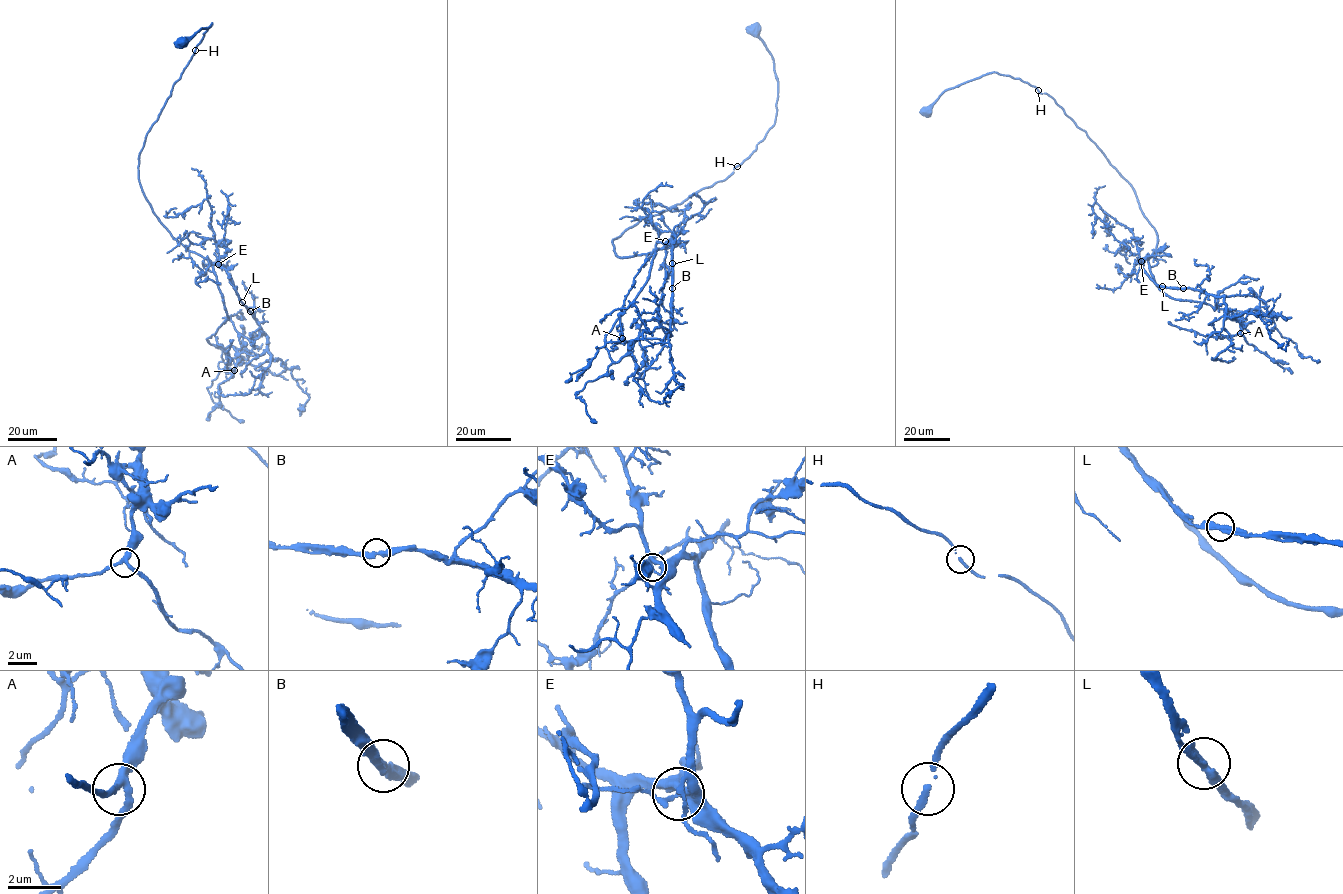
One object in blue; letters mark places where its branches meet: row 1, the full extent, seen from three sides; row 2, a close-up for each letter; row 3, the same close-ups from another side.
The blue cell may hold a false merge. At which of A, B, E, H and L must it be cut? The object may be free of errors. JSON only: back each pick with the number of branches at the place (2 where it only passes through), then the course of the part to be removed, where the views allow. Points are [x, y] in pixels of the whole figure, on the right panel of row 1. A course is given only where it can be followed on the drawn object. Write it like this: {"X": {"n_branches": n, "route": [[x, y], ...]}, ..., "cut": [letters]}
{"cut": []}

